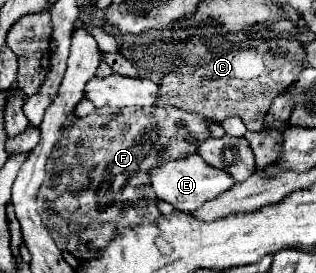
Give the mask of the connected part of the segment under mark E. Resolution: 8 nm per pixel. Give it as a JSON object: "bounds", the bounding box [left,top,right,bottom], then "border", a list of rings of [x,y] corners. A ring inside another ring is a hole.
{"bounds":[149,154,235,212],"border":[[[197,154],[181,158],[181,160],[165,160],[165,164],[159,164],[157,168],[149,170],[149,186],[155,190],[155,196],[163,202],[169,202],[175,210],[193,212],[203,202],[213,200],[219,194],[227,192],[233,184],[235,184],[235,180],[227,172],[223,172],[219,168],[211,168]]]}

